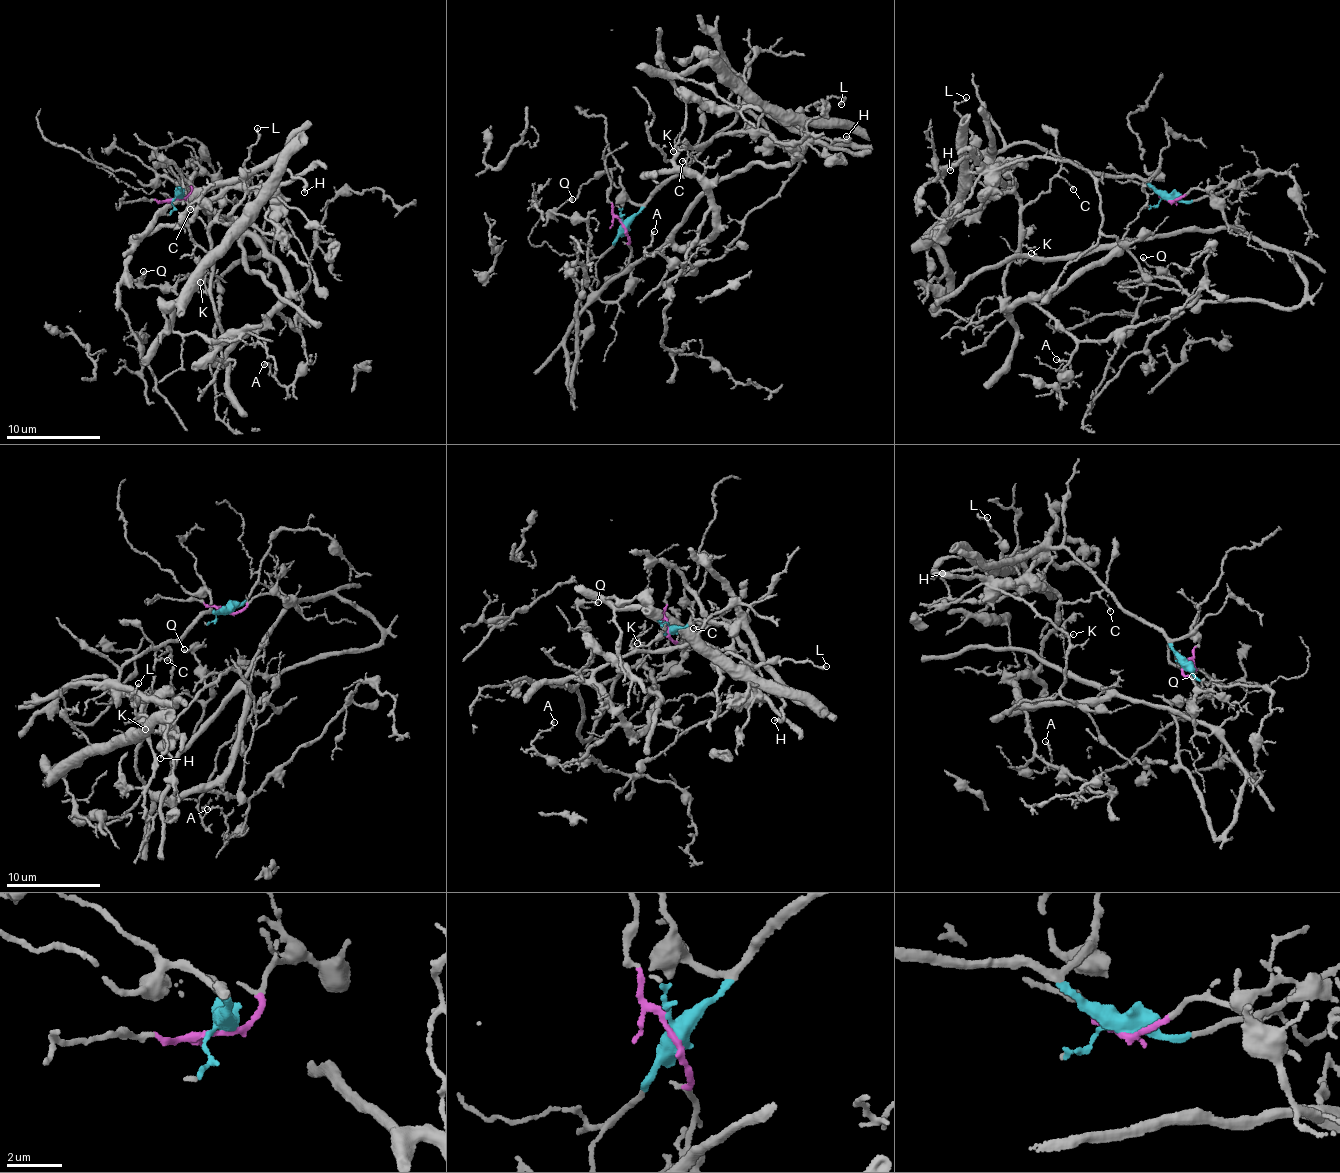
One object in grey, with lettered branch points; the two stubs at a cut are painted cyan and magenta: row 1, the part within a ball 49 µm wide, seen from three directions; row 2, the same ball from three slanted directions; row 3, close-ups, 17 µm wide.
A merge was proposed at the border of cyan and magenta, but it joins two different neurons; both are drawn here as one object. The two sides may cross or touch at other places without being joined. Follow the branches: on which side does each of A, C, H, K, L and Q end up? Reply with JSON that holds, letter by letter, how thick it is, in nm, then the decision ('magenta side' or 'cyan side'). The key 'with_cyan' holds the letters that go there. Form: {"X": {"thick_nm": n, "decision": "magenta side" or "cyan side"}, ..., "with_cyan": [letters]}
{"A": {"thick_nm": 170, "decision": "magenta side"}, "C": {"thick_nm": 120, "decision": "magenta side"}, "H": {"thick_nm": 260, "decision": "magenta side"}, "K": {"thick_nm": 100, "decision": "magenta side"}, "L": {"thick_nm": 130, "decision": "magenta side"}, "Q": {"thick_nm": 180, "decision": "magenta side"}, "with_cyan": []}

